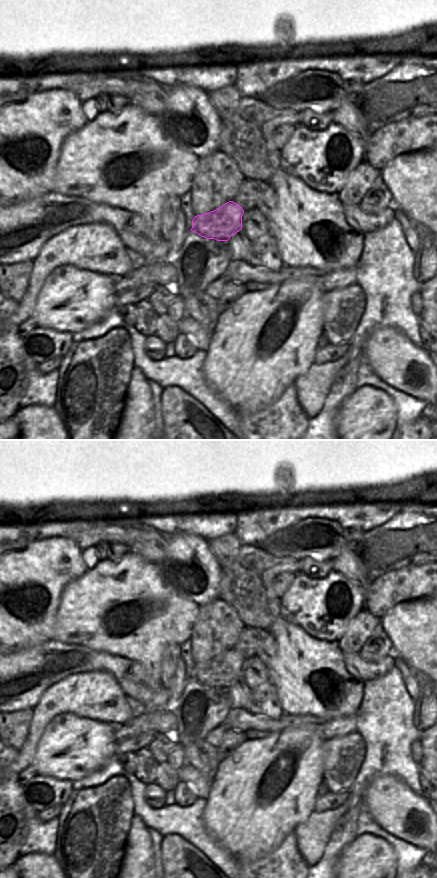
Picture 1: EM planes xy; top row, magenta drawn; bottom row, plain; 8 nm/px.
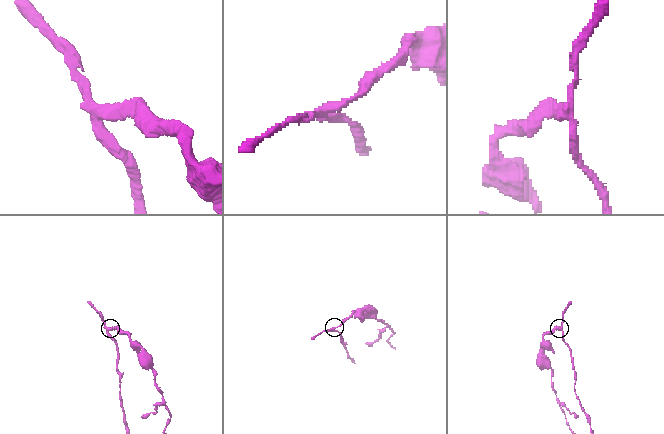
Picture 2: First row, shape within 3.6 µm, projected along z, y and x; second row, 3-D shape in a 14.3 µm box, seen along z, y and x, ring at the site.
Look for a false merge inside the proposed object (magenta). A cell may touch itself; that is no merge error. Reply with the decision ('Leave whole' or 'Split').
Split

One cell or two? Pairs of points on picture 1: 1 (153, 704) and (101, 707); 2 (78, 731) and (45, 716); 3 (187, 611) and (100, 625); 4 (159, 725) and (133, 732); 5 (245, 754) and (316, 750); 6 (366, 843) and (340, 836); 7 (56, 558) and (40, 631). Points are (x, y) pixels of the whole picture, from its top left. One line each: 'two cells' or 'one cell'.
1: two cells
2: two cells
3: one cell
4: one cell
5: one cell
6: two cells
7: one cell

